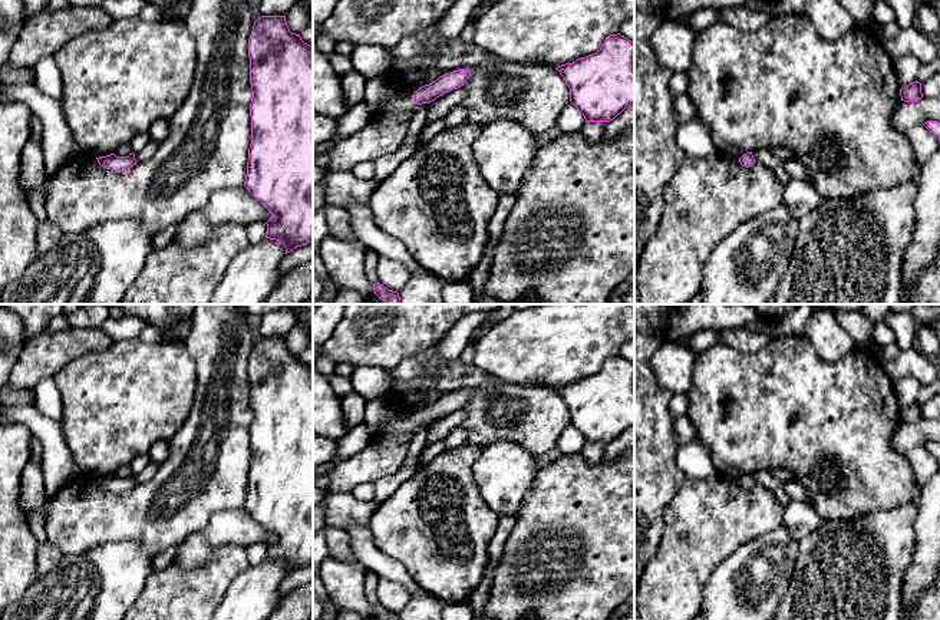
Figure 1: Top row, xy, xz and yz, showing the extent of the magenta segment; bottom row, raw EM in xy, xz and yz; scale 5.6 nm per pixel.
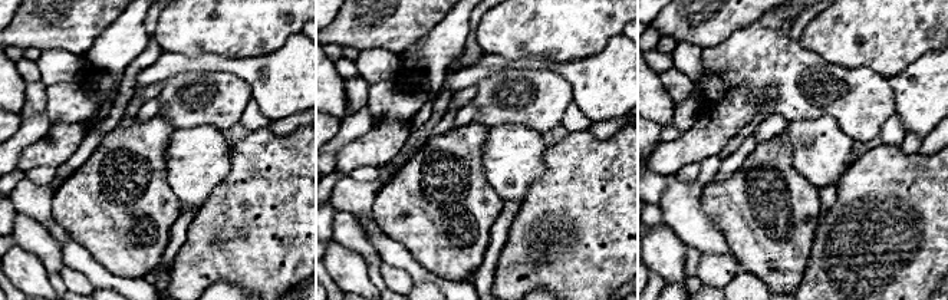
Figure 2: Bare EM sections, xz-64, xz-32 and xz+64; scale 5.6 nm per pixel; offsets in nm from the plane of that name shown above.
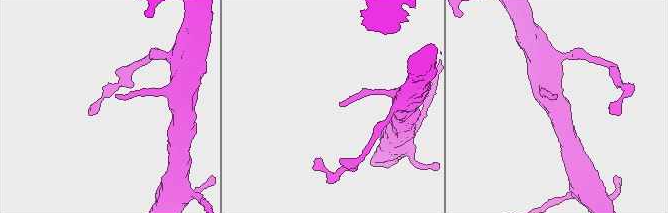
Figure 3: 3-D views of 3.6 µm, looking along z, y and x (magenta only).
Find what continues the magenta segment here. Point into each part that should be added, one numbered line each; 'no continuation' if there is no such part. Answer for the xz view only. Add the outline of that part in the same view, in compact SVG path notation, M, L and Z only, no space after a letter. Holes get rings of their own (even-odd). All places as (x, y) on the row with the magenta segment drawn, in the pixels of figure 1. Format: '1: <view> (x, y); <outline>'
1: xz (379, 98); M373 78L366 82L365 102L373 116L390 109L413 109L416 106L412 96L402 96L390 90L385 78Z

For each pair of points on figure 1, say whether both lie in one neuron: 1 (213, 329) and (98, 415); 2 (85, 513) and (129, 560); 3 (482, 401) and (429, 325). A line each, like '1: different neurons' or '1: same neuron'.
1: different neurons
2: different neurons
3: different neurons

